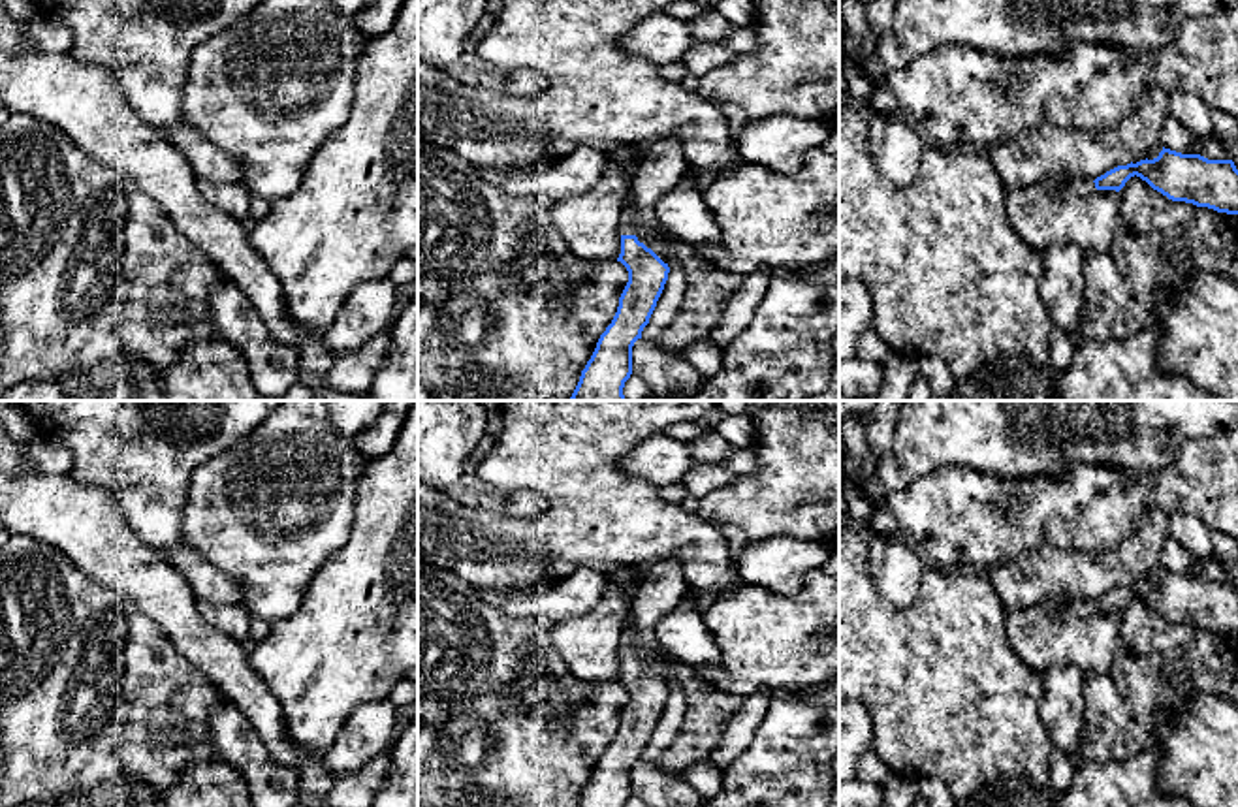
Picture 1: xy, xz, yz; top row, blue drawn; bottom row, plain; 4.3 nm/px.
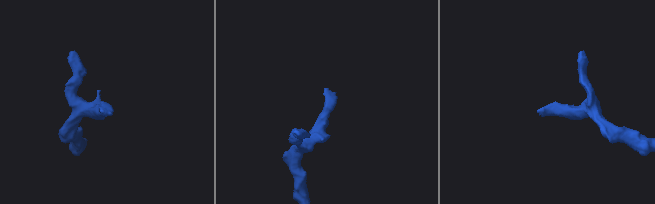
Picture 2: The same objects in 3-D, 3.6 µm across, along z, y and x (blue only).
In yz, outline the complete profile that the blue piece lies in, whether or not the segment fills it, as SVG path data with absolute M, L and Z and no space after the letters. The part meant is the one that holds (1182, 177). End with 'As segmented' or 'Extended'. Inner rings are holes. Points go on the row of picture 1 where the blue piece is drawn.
M1165 147L1153 160L1118 166L1095 181L1072 181L1065 198L1095 196L1101 190L1119 192L1135 175L1172 201L1238 214L1238 169L1232 160L1208 160Z. Extended

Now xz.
M674 134L653 141L634 166L621 214L617 258L628 271L628 282L568 401L625 401L632 346L642 339L670 273L668 263L649 246L651 239L668 235L659 224L657 203L677 186L689 167L685 145Z. Extended

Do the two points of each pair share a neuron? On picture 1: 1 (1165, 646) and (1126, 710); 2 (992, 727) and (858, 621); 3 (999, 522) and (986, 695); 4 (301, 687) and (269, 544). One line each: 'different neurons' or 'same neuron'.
1: same neuron
2: same neuron
3: different neurons
4: different neurons

